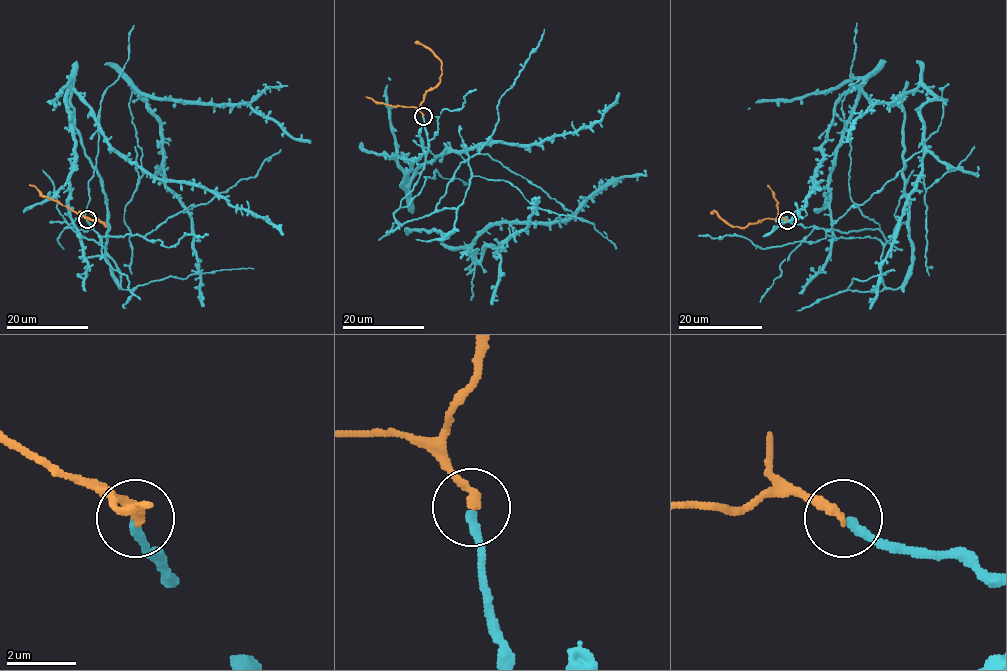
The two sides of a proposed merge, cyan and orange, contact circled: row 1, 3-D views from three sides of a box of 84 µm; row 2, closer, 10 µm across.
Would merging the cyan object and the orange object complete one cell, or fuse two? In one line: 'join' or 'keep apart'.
join

